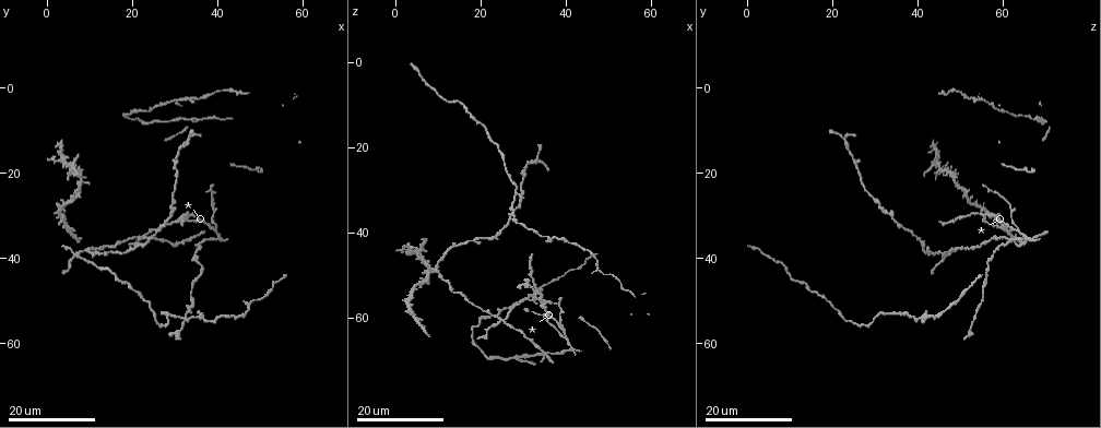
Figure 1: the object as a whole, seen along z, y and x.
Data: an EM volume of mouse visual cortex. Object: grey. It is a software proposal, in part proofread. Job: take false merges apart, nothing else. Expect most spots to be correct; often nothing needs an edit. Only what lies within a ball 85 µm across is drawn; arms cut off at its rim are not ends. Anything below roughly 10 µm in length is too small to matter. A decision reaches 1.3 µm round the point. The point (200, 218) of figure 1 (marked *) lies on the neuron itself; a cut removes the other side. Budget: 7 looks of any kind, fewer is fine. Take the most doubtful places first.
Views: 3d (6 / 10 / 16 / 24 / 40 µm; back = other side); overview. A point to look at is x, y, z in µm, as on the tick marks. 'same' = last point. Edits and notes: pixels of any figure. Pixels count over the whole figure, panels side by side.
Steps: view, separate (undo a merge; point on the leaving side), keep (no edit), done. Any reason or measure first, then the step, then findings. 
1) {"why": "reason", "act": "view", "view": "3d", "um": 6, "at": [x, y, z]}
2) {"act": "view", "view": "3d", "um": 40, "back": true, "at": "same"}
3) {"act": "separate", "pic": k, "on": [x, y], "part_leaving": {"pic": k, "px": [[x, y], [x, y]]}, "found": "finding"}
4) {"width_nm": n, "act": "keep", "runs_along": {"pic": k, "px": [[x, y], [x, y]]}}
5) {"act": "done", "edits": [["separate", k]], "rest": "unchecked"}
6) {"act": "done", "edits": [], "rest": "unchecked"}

{"why": "side arm on a straight run", "act": "view", "view": "3d", "um": 24, "at": [39.5, 33.5, 64.0]}

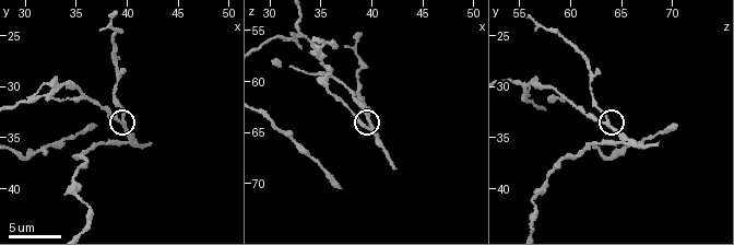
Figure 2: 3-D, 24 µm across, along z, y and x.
{"act": "view", "view": "3d", "um": 6, "at": [39.6, 33.4, 63.4]}

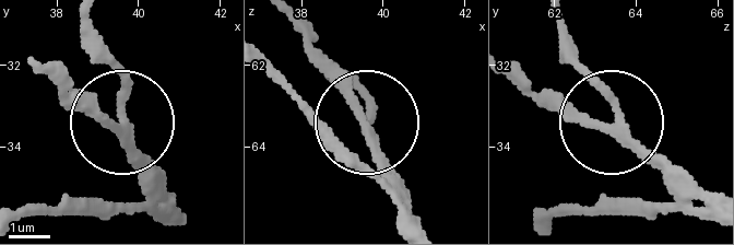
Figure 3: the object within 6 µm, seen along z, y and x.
{"arms": 3, "act": "keep", "found": "one neuron here"}

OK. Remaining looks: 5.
{"why": "thin arm on a thick one", "act": "view", "view": "3d", "um": 24, "at": [9.0, 38.5, 48.5]}

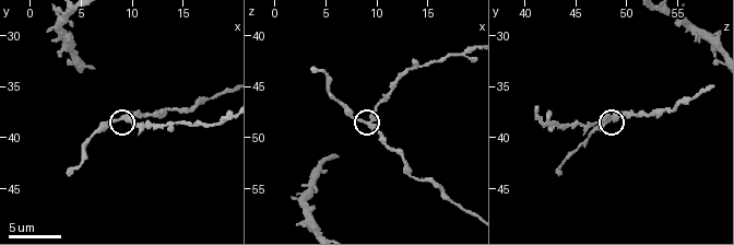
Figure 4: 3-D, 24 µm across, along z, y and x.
{"why": "closer look", "act": "view", "view": "3d", "um": 6, "at": [9.4, 38.0, 48.6]}

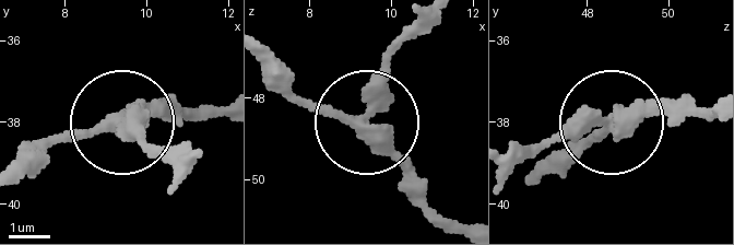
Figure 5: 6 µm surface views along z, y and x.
{"arms": 4, "act": "keep", "found": "one neuron here"}

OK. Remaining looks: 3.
{"why": "four or more arms meet", "act": "view", "view": "3d", "um": 10, "at": [32.8, 30.0, 55.4]}

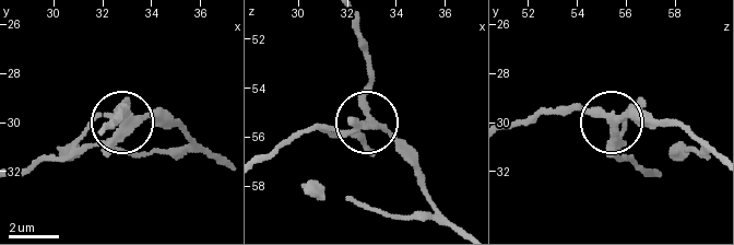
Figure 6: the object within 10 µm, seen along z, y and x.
{"act": "view", "view": "3d", "um": 6, "at": [33.0, 30.0, 55.3]}

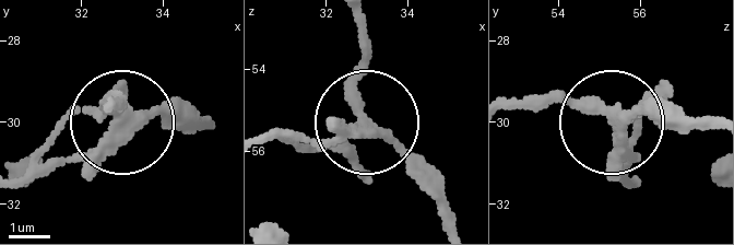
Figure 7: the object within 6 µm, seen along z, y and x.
{"arms": 5, "act": "keep", "runs_along": {"pic": 7, "px": [[710, 125], [616, 125], [564, 104], [512, 104]]}, "found": "one neuron here"}

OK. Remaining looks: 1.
{"act": "done", "edits": [], "rest": "unchecked"}

